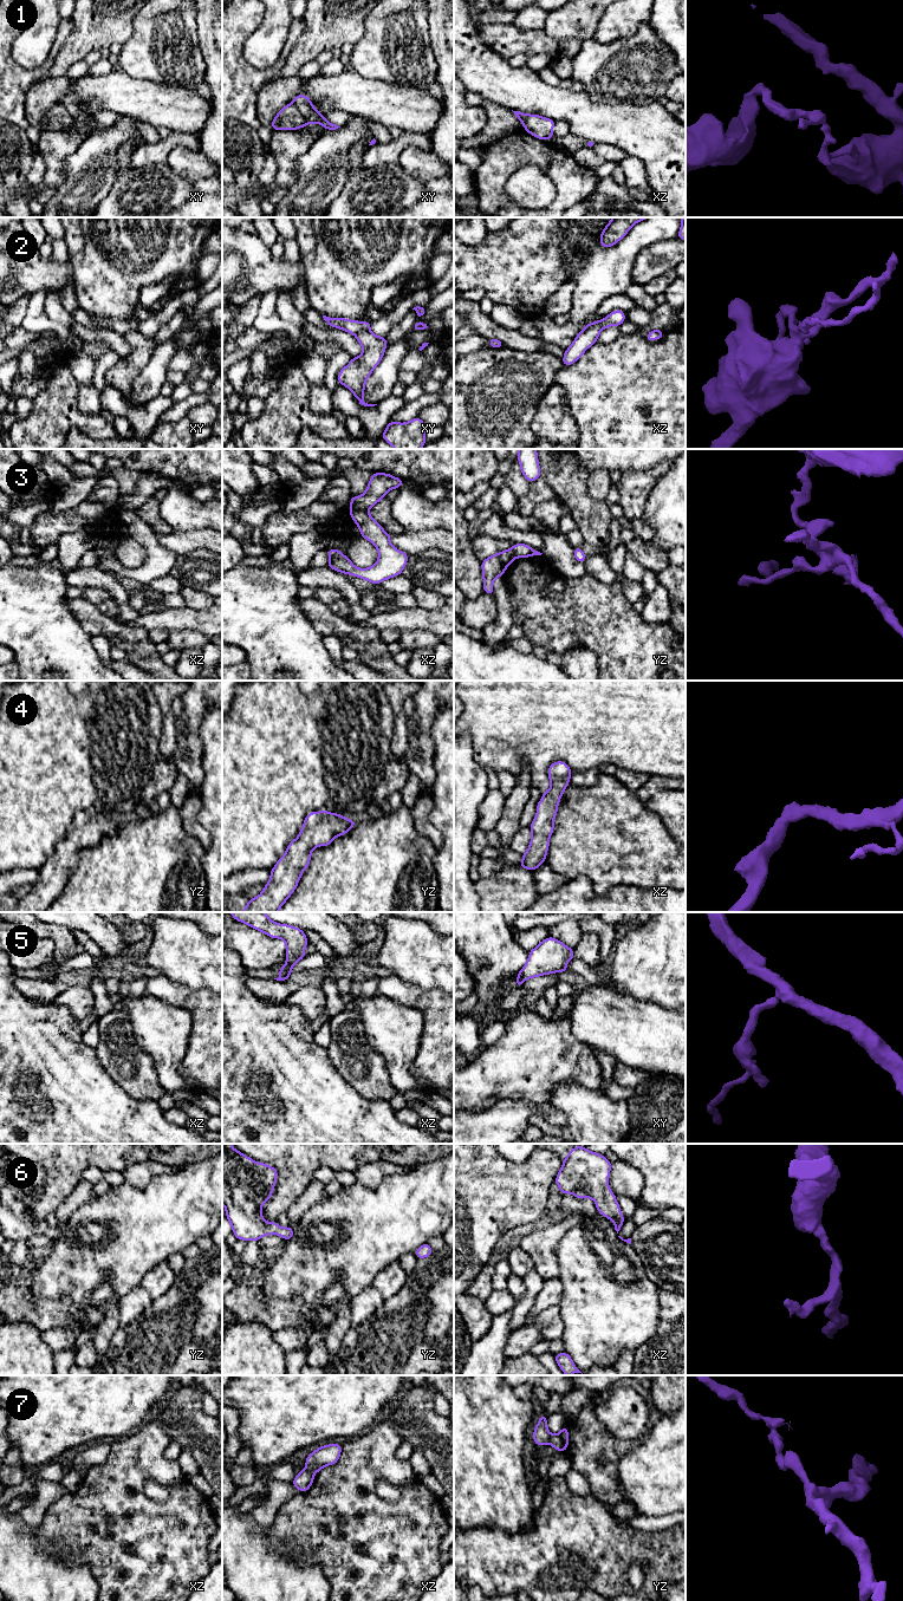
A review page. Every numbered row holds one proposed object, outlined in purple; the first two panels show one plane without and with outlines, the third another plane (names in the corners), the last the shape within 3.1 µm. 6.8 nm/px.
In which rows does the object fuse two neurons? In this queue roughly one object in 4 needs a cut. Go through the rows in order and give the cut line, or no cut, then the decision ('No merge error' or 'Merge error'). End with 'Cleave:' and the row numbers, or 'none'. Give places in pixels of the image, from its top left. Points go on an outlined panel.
1: Split along xy (292, 102), (307, 123). Merge error
2: Split along xy (369, 330), (362, 330), (355, 334). Merge error
3: Split along xz (351, 506), (366, 511). Merge error
4: No split. No merge error
5: Split along xz (285, 964), (290, 967). Merge error
6: No split. No merge error
7: Split along yz (551, 1436), (547, 1443). Merge error
Cleave: 1, 2, 3, 5, 7

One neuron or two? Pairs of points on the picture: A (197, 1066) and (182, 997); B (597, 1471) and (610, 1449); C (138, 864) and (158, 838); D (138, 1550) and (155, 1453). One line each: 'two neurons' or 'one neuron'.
A: one neuron
B: one neuron
C: one neuron
D: one neuron

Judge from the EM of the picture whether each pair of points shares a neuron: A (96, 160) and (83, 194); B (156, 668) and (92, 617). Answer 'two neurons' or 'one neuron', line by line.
A: one neuron
B: one neuron

